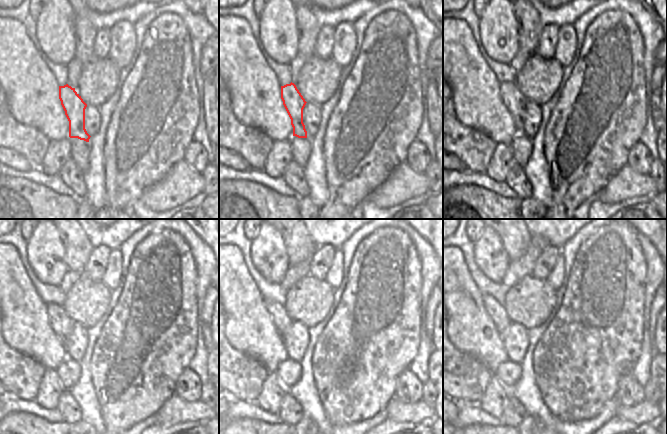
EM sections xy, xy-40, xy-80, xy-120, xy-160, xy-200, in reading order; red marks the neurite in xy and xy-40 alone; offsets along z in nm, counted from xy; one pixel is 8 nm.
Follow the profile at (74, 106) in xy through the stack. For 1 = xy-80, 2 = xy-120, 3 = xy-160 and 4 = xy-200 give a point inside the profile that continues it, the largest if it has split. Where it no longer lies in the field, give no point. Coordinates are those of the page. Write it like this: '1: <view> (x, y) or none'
1: xy-80 (514, 101)
2: xy-120 (61, 324)
3: xy-160 (282, 321)
4: xy-200 (496, 311)

